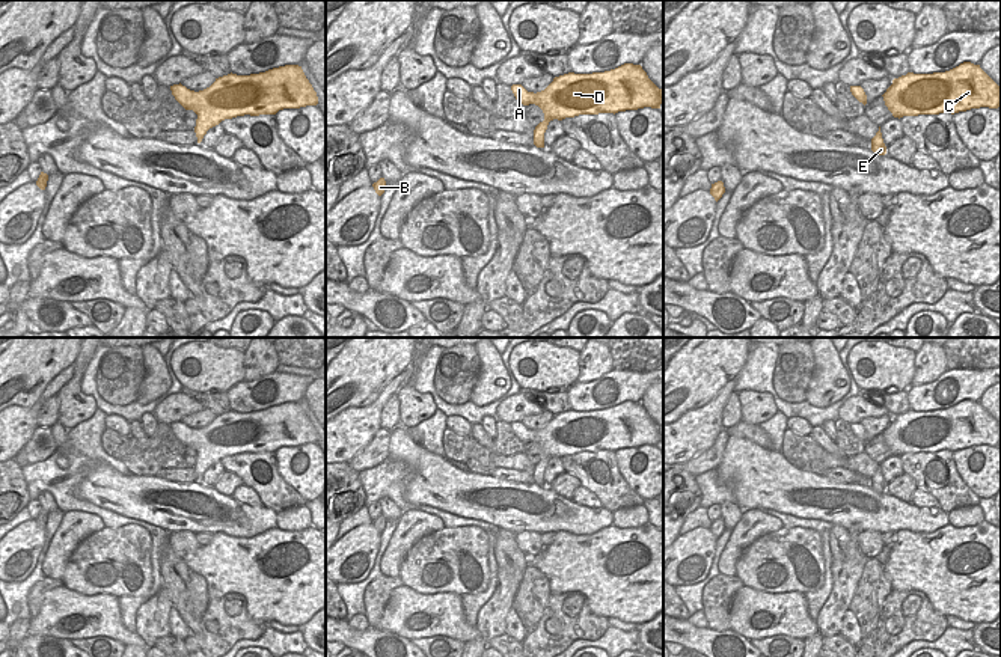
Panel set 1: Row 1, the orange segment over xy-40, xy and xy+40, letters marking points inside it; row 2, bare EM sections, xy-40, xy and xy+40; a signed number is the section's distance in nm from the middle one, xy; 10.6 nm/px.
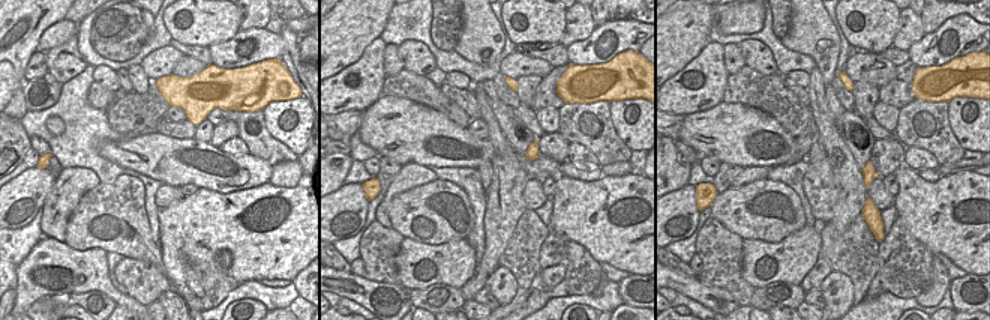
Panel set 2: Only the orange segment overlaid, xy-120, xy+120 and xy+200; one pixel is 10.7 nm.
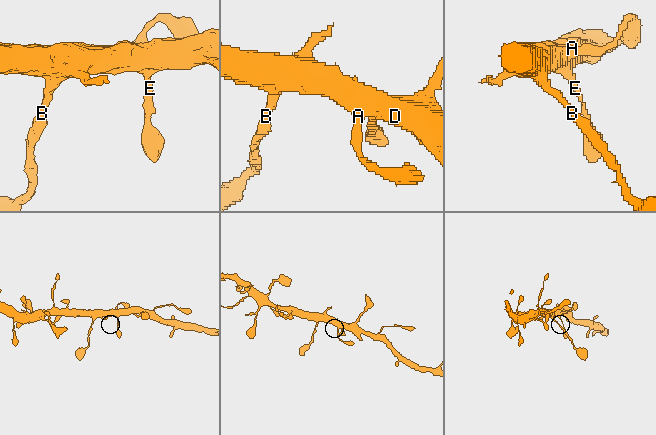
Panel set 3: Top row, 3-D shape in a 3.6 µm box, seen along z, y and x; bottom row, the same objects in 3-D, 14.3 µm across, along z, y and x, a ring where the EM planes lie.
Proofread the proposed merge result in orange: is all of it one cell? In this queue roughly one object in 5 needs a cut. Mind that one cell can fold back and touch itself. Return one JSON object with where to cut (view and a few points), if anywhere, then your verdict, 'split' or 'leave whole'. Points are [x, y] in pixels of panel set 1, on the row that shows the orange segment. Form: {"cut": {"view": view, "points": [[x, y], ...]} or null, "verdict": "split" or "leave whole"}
{"cut": null, "verdict": "leave whole"}

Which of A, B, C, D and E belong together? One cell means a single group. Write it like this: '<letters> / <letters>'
A B C D E

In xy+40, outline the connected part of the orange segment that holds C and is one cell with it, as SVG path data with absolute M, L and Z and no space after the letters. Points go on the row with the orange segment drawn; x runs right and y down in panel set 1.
M971 62L933 74L908 72L892 80L882 95L894 118L959 113L1001 105L999 86Z

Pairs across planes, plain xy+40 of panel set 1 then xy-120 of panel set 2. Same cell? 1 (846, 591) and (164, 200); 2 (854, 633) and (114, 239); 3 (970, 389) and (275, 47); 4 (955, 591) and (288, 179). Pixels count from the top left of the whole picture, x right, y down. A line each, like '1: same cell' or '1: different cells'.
1: different cells
2: different cells
3: same cell
4: different cells

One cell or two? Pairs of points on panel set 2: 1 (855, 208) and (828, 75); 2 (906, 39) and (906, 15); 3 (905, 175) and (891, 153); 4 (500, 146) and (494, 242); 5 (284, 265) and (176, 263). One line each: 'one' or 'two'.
1: two
2: one
3: two
4: one
5: one

